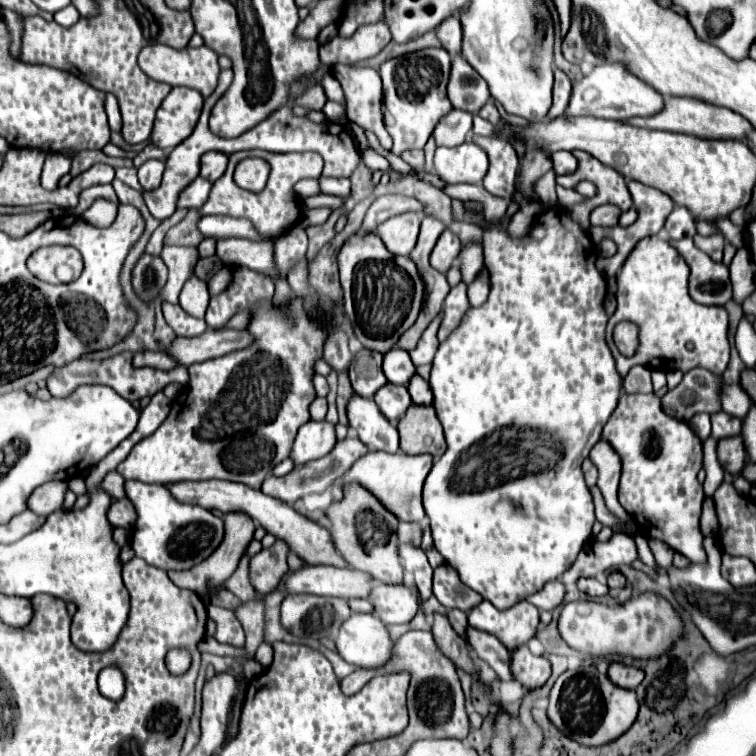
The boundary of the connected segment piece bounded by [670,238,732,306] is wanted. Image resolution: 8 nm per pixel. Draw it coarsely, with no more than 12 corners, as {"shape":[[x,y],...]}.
{"shape":[[692,238],[670,240],[690,266],[698,304],[732,300],[728,268],[698,250]]}

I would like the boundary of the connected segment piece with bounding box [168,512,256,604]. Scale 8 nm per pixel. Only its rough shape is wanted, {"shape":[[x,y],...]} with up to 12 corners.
{"shape":[[226,514],[224,542],[202,564],[168,572],[176,586],[210,602],[236,572],[256,526]]}

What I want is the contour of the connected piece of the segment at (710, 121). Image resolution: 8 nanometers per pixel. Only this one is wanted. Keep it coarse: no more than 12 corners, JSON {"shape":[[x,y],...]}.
{"shape":[[686,96],[630,124],[698,138],[744,138],[740,114]]}

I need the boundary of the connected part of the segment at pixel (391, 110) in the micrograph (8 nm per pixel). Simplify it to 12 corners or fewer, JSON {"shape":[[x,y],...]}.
{"shape":[[424,48],[380,66],[392,154],[424,148],[452,110],[450,56]]}

